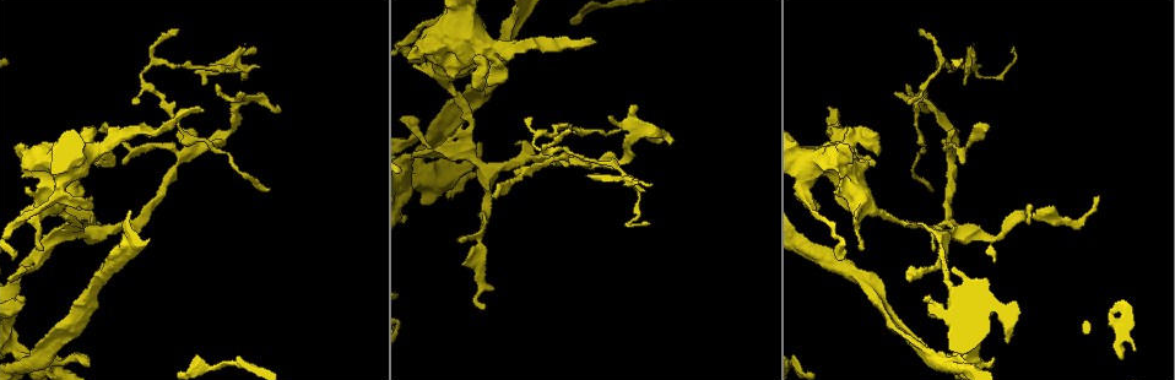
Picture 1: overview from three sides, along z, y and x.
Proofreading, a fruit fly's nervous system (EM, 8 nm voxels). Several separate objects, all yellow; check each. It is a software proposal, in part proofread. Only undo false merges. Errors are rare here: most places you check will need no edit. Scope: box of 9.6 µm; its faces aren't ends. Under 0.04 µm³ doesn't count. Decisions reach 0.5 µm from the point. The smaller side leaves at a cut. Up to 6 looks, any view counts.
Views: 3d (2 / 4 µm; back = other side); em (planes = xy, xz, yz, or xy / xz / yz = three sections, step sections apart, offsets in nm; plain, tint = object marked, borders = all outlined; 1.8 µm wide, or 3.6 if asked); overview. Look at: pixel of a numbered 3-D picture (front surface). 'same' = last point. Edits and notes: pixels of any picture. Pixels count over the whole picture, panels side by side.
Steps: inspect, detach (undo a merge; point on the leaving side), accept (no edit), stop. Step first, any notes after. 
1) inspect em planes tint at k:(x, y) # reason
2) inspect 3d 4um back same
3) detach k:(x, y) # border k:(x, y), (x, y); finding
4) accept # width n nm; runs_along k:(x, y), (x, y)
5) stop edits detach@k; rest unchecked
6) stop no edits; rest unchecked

inspect 3d 4um at 1:(803, 185) # small branch off a trunk

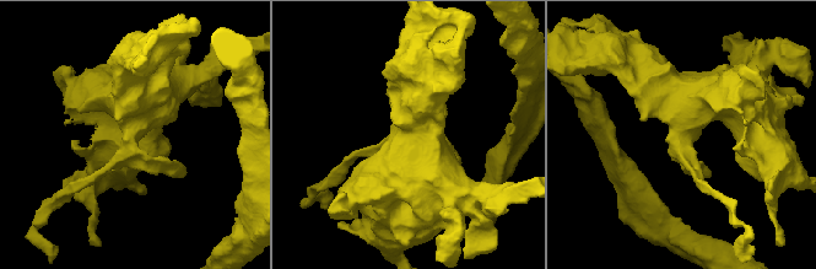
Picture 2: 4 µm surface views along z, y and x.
inspect em xy step 4 tint at 2:(683, 140) # now the EM

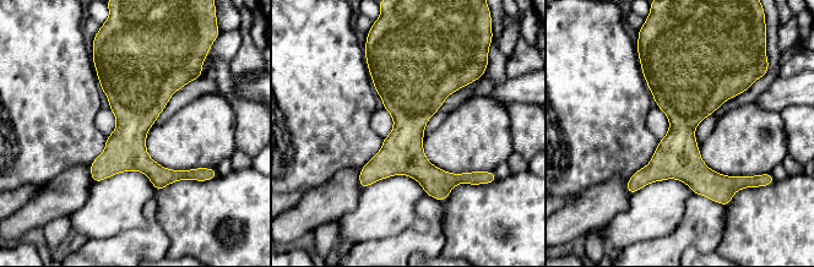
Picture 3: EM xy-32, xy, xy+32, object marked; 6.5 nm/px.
accept # all the same neuron

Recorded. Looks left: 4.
inspect em xz step 16 tint at 1:(104, 155) # abrupt turn

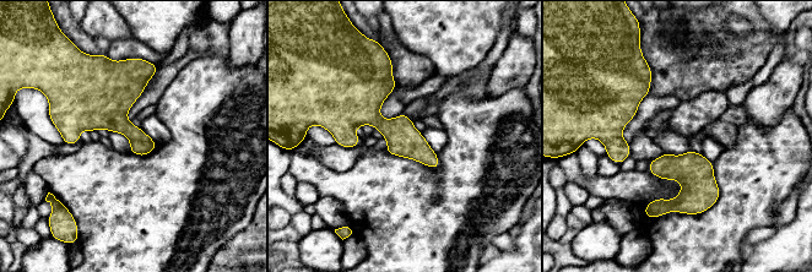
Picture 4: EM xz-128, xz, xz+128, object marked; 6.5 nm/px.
inspect em planes tint same

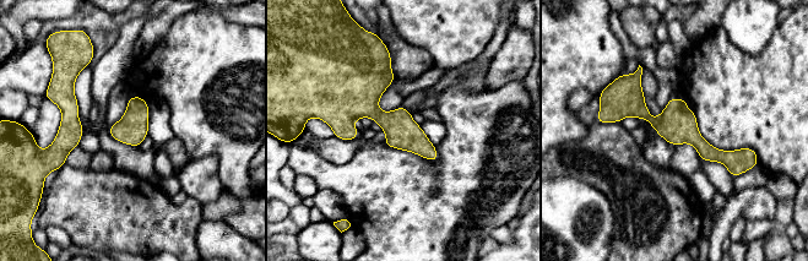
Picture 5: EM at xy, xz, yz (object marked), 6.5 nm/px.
accept # width 220 nm; all the same neuron

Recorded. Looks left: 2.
inspect em planes tint at 1:(421, 175) # a narrow waist

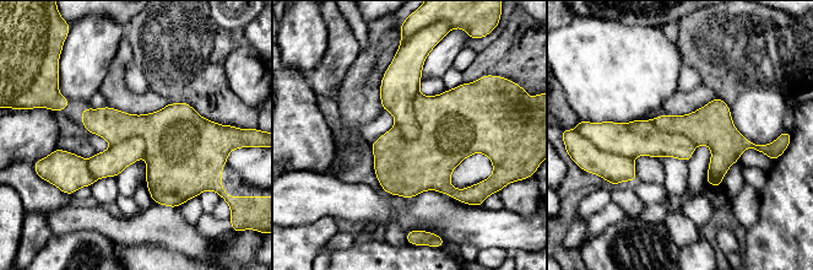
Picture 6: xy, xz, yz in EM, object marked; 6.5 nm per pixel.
accept # runs_along 6:(611, 131), (720, 135), (749, 145); all the same neuron

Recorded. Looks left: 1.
stop no edits; rest unchecked

